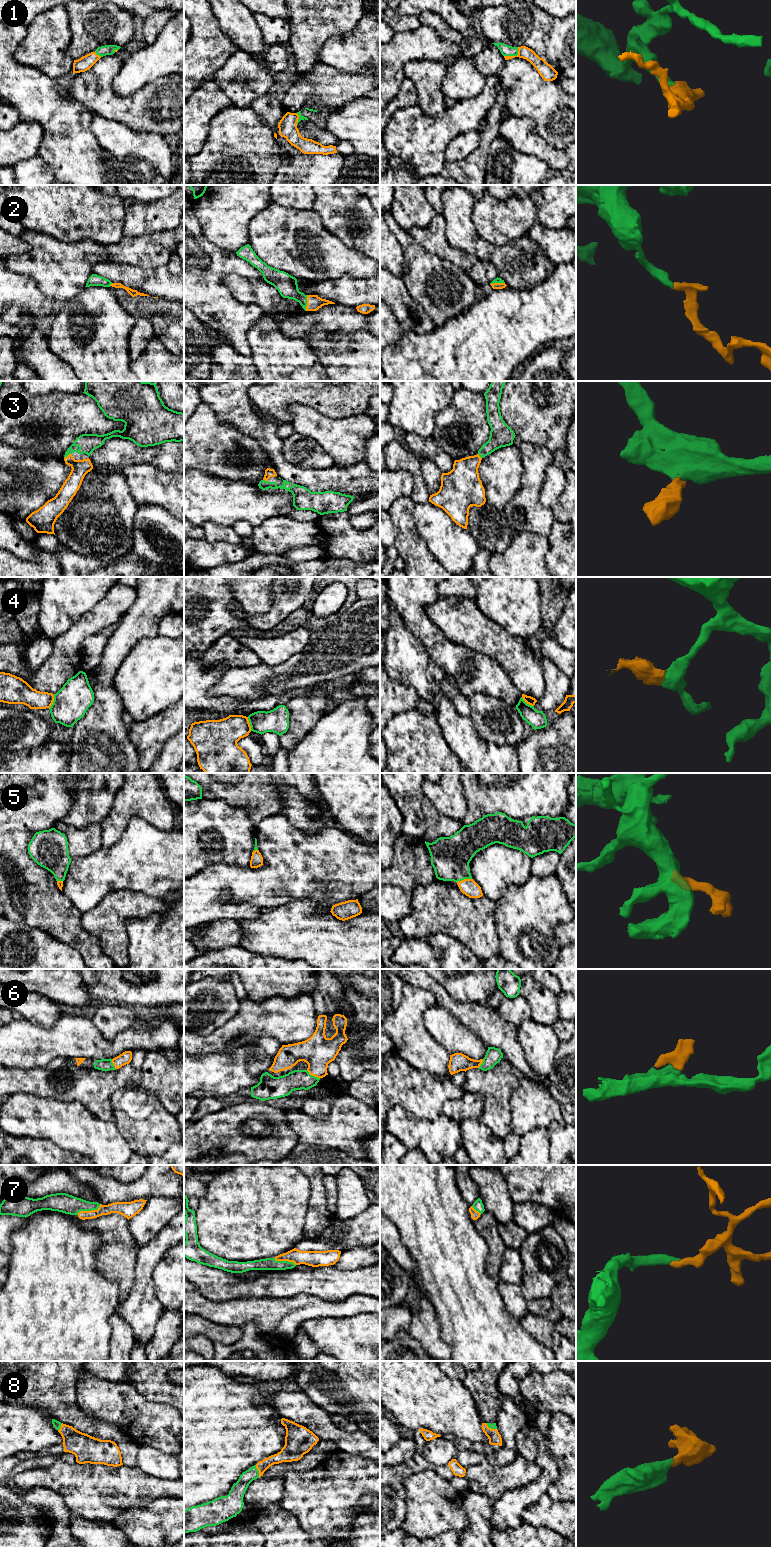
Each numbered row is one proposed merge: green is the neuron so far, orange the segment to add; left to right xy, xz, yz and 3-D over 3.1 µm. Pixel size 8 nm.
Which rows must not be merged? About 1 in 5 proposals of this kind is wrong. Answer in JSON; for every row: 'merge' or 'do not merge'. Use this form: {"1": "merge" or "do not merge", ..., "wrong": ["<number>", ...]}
{"1": "merge", "2": "merge", "3": "merge", "4": "merge", "5": "merge", "6": "merge", "7": "merge", "8": "merge", "wrong": []}

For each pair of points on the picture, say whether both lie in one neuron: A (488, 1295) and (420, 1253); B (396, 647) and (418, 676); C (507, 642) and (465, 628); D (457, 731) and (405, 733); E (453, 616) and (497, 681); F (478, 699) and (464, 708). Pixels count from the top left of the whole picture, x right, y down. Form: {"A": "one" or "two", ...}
{"A": "one", "B": "one", "C": "one", "D": "two", "E": "two", "F": "two"}

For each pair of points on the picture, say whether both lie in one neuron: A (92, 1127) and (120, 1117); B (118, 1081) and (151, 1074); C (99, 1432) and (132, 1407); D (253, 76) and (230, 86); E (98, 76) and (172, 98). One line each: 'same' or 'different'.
A: different
B: different
C: different
D: same
E: same

